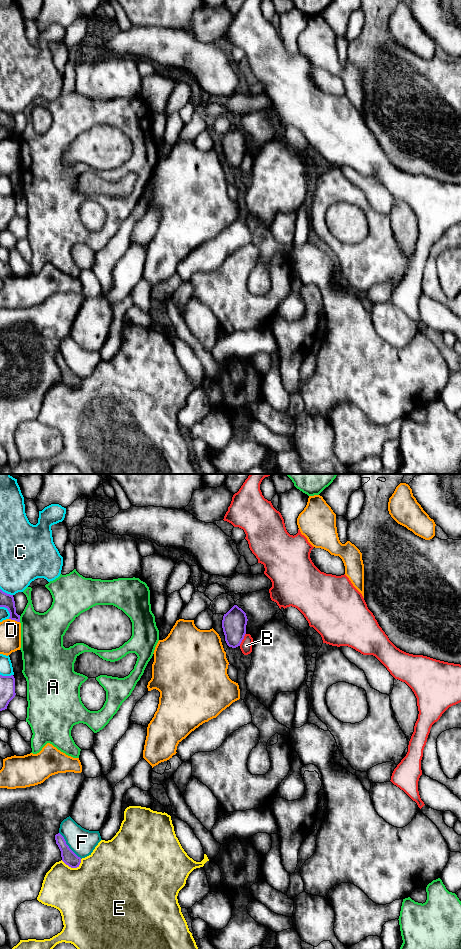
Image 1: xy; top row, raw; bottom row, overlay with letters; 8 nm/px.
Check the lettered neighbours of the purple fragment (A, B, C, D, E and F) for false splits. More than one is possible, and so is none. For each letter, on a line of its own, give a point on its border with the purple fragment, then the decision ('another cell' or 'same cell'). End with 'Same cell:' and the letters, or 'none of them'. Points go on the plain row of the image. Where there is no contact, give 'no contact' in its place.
A: xy (19, 139) | another cell
B: xy (242, 159) | another cell
C: xy (8, 130) | another cell
D: xy (14, 139) | another cell
E: xy (71, 387) | another cell
F: xy (68, 366) | another cell
Same cell: none of them

